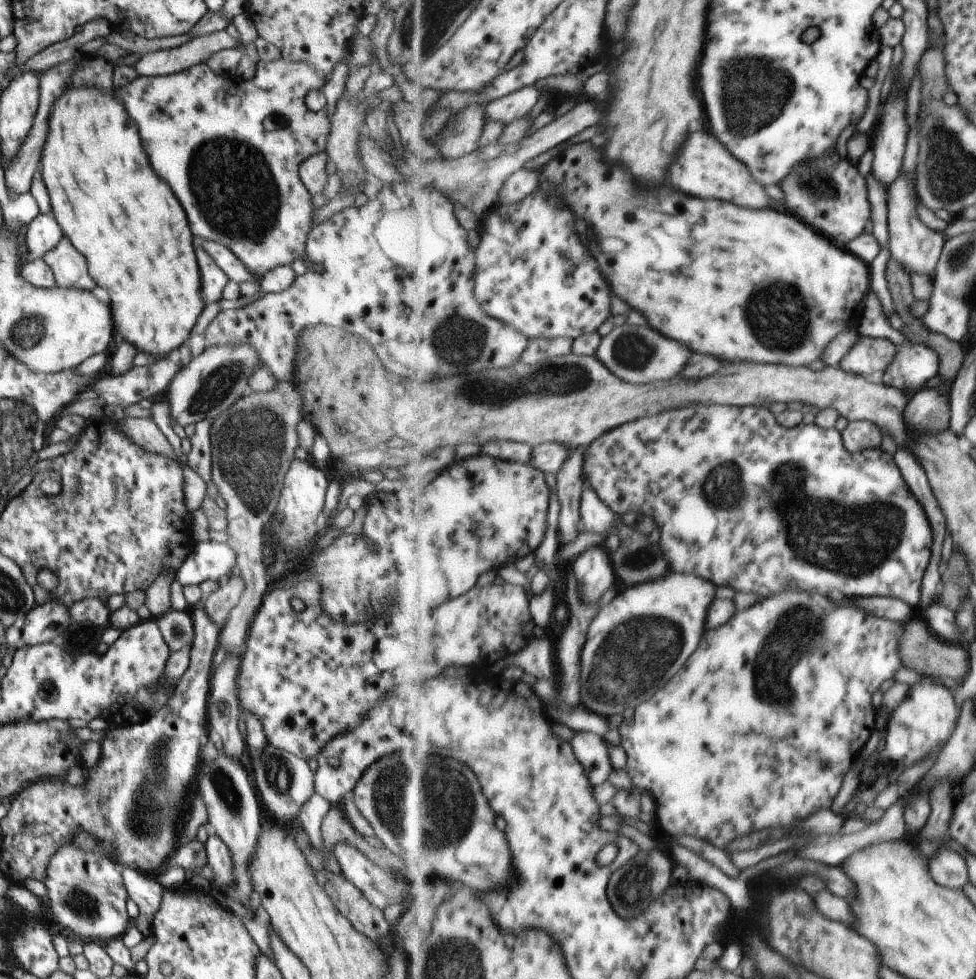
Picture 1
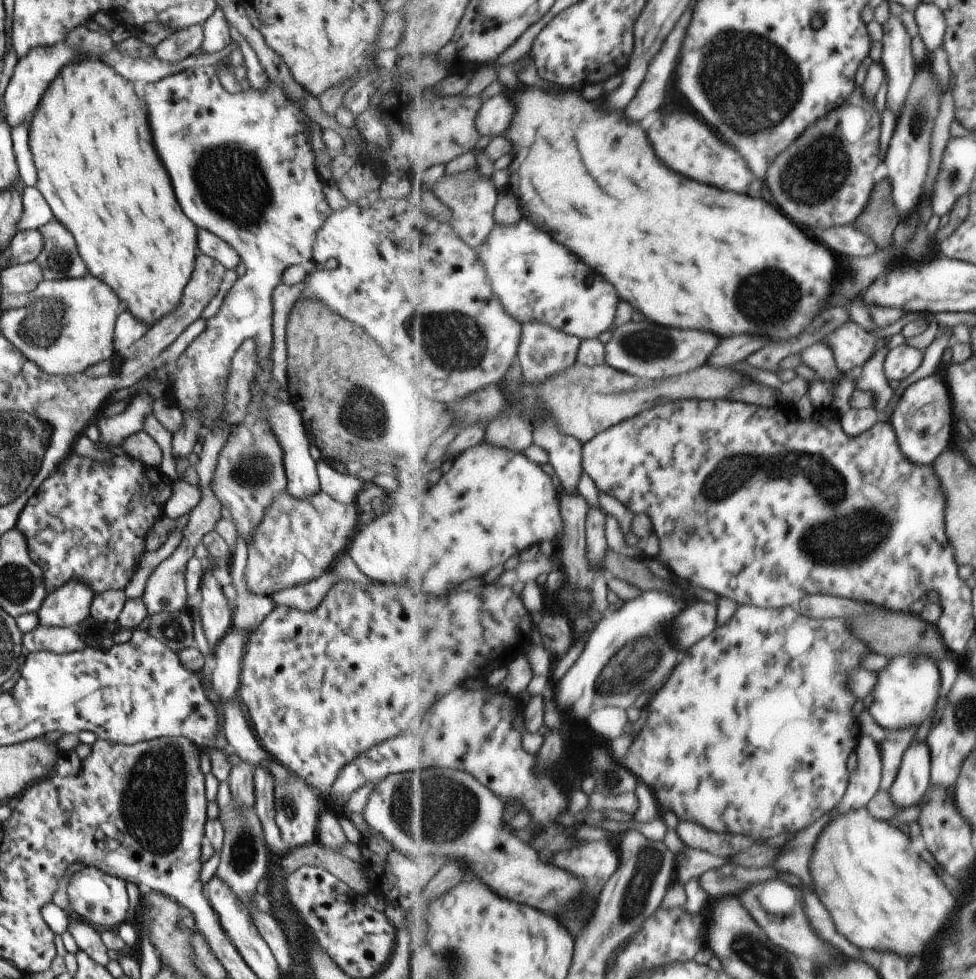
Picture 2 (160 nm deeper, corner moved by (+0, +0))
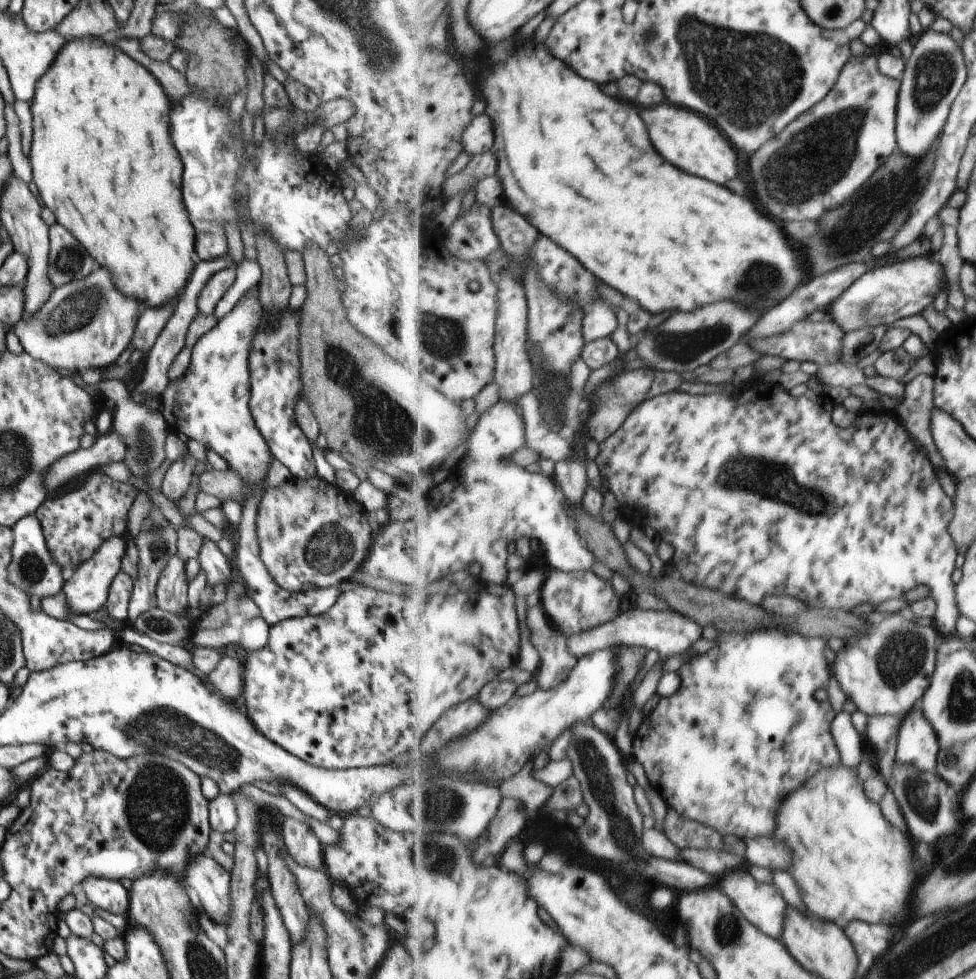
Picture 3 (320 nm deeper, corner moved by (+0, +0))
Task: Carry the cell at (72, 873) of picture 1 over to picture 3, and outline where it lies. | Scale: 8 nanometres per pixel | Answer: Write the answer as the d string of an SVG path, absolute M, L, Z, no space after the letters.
M87 877L79 885L87 897L87 904L97 906L112 914L125 914L129 901L126 891L119 881L106 878Z

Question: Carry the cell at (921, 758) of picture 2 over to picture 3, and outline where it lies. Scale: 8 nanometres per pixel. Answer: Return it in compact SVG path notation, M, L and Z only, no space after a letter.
M920 705L907 716L898 734L895 758L900 763L915 766L919 770L937 772L939 740L935 727Z

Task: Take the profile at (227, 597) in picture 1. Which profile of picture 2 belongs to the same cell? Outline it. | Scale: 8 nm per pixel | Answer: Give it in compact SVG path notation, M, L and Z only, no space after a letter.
M321 490L301 498L291 497L287 491L280 492L272 498L250 534L244 570L246 589L250 593L268 596L318 579L347 550L357 532L358 510L353 502L339 502Z

